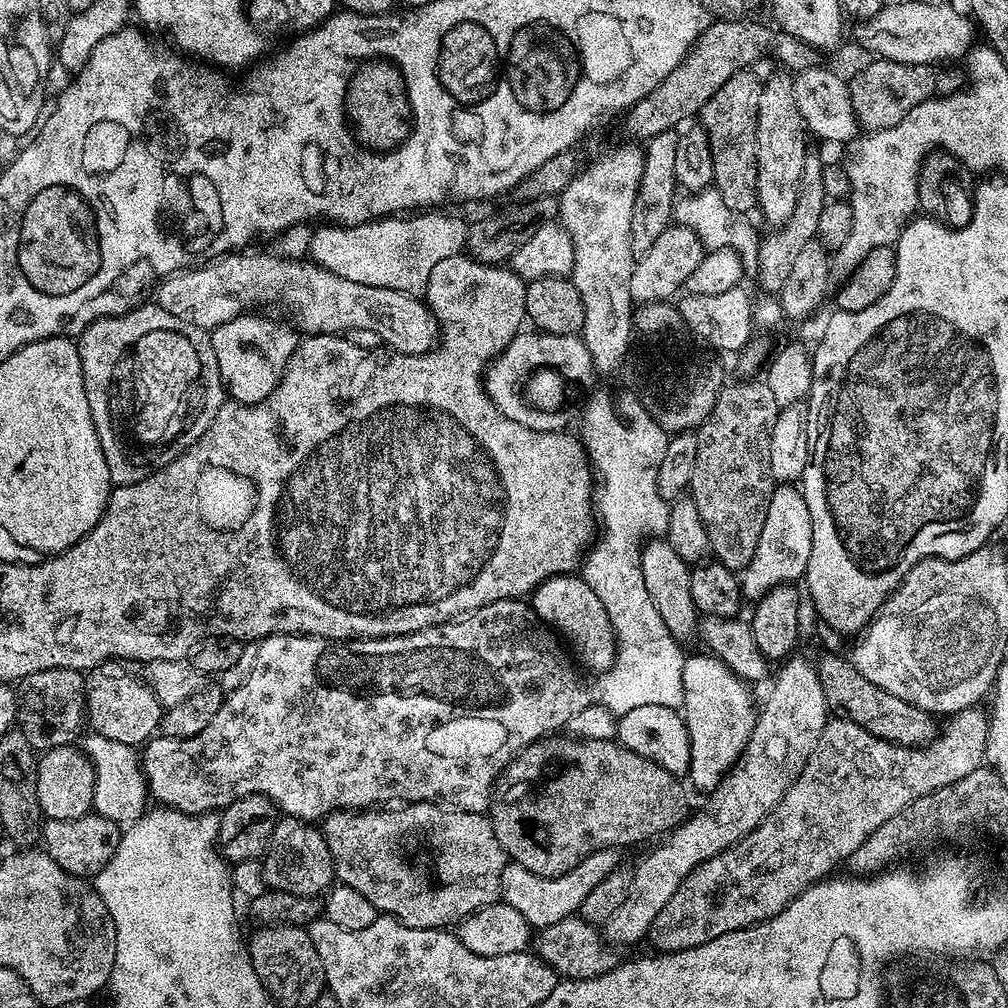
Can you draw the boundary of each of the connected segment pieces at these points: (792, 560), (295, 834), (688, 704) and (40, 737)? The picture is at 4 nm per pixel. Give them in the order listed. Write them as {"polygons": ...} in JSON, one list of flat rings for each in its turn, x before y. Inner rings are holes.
{"polygons":[[[792,482,777,483,772,489,770,510,766,510,766,526,762,526,762,538,758,538,758,550,738,576,743,599,755,602,774,586,795,585,796,579,799,576,801,579,808,571,811,549,812,523,803,491]],[[281,815,276,821,271,836,267,837,267,844,268,857,263,857,262,863,264,866,265,882,271,891,319,897,333,887,336,871,332,865,332,855,328,849,328,844,324,841,323,831,319,827,313,826,306,820]],[[708,652,687,655,683,664,681,711,690,738,690,766,687,777,693,786,710,794,744,752,758,719,756,705,745,681,739,679,716,656]],[[51,668,35,671,20,682,18,688,17,723,19,731,30,742,37,752,56,749,58,746,71,744,77,738,80,728,83,729,87,712,85,710,85,675,75,668]]]}

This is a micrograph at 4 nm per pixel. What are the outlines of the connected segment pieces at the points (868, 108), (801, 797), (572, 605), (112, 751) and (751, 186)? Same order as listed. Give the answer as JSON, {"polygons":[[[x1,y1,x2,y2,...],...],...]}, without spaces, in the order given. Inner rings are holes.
{"polygons":[[[873,59,872,64,866,66,861,73,848,80,850,102,856,115,856,123,861,129,877,132,886,130,890,126,898,126,914,106,923,100,929,100,937,95,940,80,936,77,937,69,930,64,907,64,893,60],[892,92,901,96,900,104,892,99]],[[977,706,955,713,949,719,952,721,945,728,943,725,942,731,937,735,936,739,932,743,924,745,922,748,904,748,901,744,891,744,889,740,883,740,866,730,862,730,862,726,858,726,854,722,839,718,829,719,827,726,822,730,822,738,818,738,818,746,814,746,814,750,810,754,810,758,806,762,802,774,792,784,792,788,782,798,782,802,778,802,776,809,756,829,750,834,746,834,746,838,742,838,734,846,730,846,726,850,714,854,714,858,710,858,706,862,699,864,680,883,678,890,674,894,674,898,670,898,670,902,666,902,666,906,662,906,662,910,654,918,650,929,650,941,652,940,653,946,656,947,653,949,659,950,660,952,686,950,694,946,702,946,722,934,730,934,739,928,749,928,752,924,758,924,762,920,769,920,772,916,776,916,782,909,787,908,789,902,795,896,807,890,811,884,815,884,817,880,823,880,829,874,835,873,837,871,835,868,839,864,841,867,841,865,848,861,850,854,854,854,854,850,858,850,858,846,862,846,862,842,866,842,866,838,870,838,870,834,874,834,874,830,878,830,878,826,882,826,882,822,890,822,890,818,904,813,906,806,910,806,910,802,914,802,918,798,922,798,942,786,950,786,950,782,958,782,958,778,966,778,966,774,970,774,970,770,981,767,986,760,984,751,986,750,986,738,988,737,989,713,985,709,983,712,982,709,983,707]],[[583,575,551,576,531,592,530,603,537,616,559,633,571,655,581,665,584,663,586,667,593,668,596,674,611,668,616,661,614,626,610,622,610,614,606,614,606,606,602,606,602,598,590,590]],[[88,734,88,737,82,741,82,747,88,756,88,761,96,766,92,795,95,815,110,818,121,826,139,820,149,807,150,797,148,783,144,781,142,760,137,749,126,742,114,742,110,738,102,738,95,734]],[[750,70,733,74,700,109,698,122,709,138,713,155,712,184,722,194,722,202,730,210,751,213,756,202,756,127,758,126,758,98,762,98,762,81]]]}

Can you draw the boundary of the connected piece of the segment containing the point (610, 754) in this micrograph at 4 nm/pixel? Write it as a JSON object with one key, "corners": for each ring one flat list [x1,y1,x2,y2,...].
{"corners":[[552,734,527,744,505,766,493,786,488,817,511,863,520,864,539,876,561,876,598,850,625,850,651,836,663,837,671,832,686,816,680,783,662,766,642,758,642,754,621,748,615,739,577,742,564,734]]}

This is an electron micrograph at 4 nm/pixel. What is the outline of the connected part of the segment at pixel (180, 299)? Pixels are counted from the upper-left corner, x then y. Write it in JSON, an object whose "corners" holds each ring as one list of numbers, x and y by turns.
{"corners":[[229,254,165,276,155,285,155,303,174,314,175,319,182,318,186,325,207,330,245,315,255,309,252,308,255,304,281,304,288,308,301,333,344,334,355,328,370,330,376,332,381,345,408,356,429,351,440,339,436,315,413,293,350,282,318,267,308,258,287,260,284,256,240,255,244,254]]}

